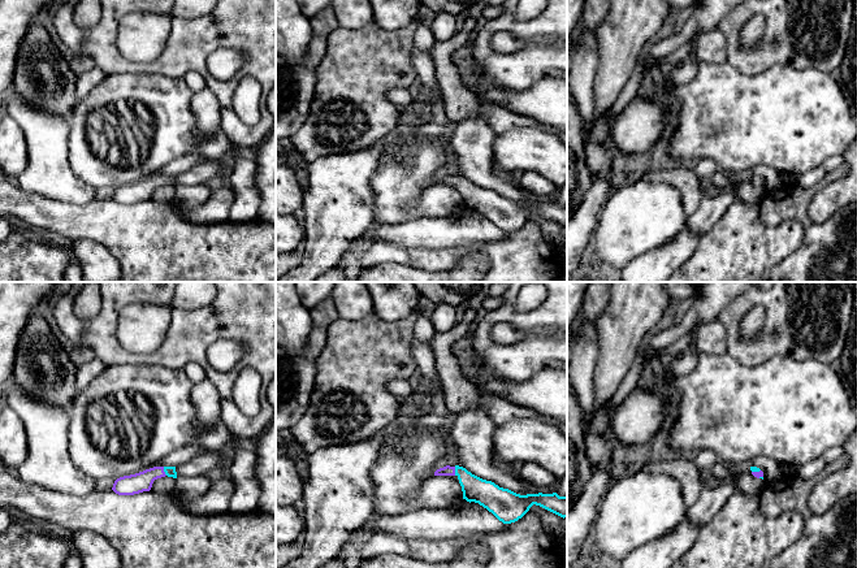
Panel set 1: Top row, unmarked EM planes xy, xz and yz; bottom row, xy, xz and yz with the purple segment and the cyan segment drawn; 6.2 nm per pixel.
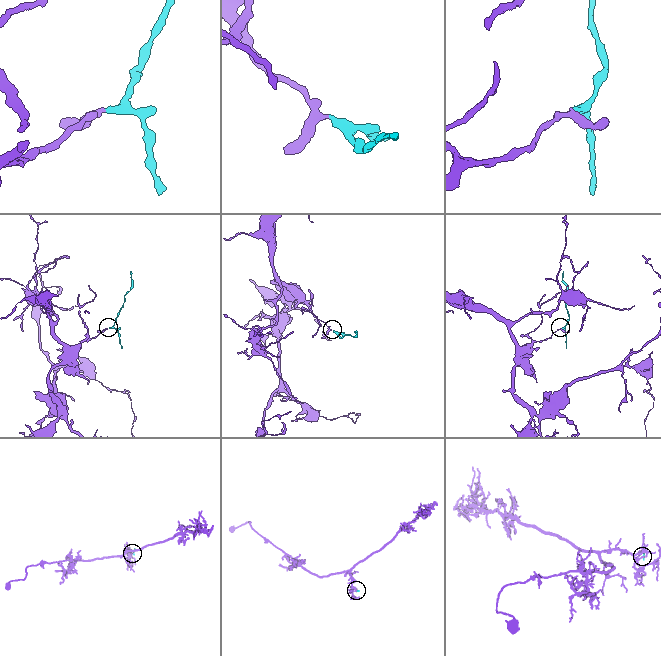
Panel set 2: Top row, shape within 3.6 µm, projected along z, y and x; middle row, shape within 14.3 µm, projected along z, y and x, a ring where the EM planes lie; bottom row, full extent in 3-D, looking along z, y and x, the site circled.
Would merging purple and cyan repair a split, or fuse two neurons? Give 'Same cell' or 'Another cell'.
Same cell

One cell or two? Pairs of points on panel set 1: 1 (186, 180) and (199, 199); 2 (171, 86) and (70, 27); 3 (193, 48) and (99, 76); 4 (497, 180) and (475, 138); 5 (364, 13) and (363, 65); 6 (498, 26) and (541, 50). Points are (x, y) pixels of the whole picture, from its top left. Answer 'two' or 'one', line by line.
1: two
2: two
3: two
4: one
5: two
6: one

